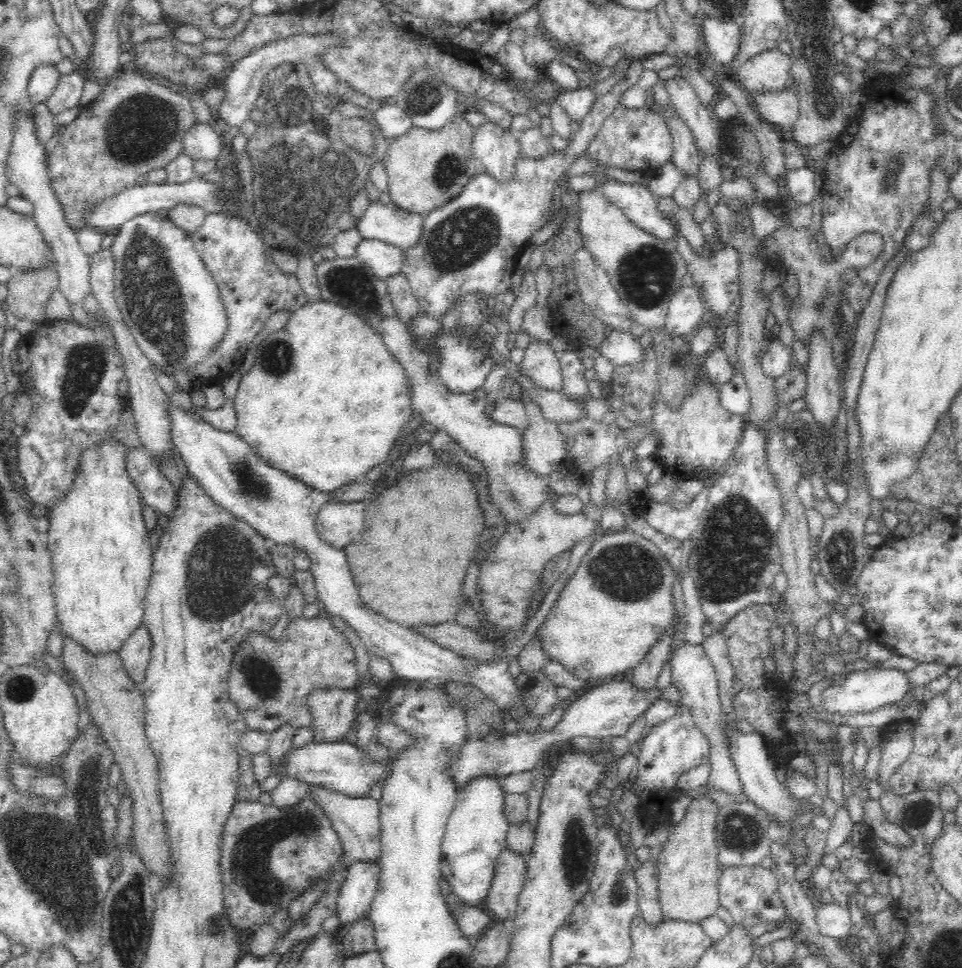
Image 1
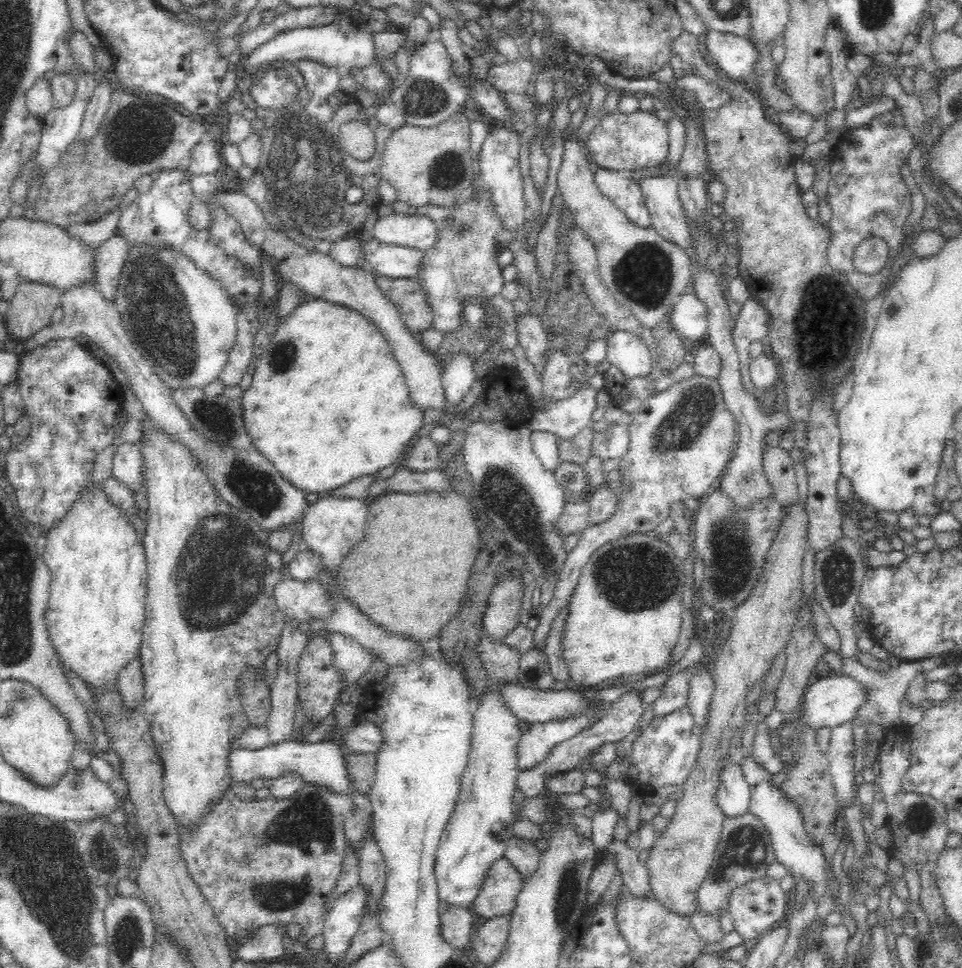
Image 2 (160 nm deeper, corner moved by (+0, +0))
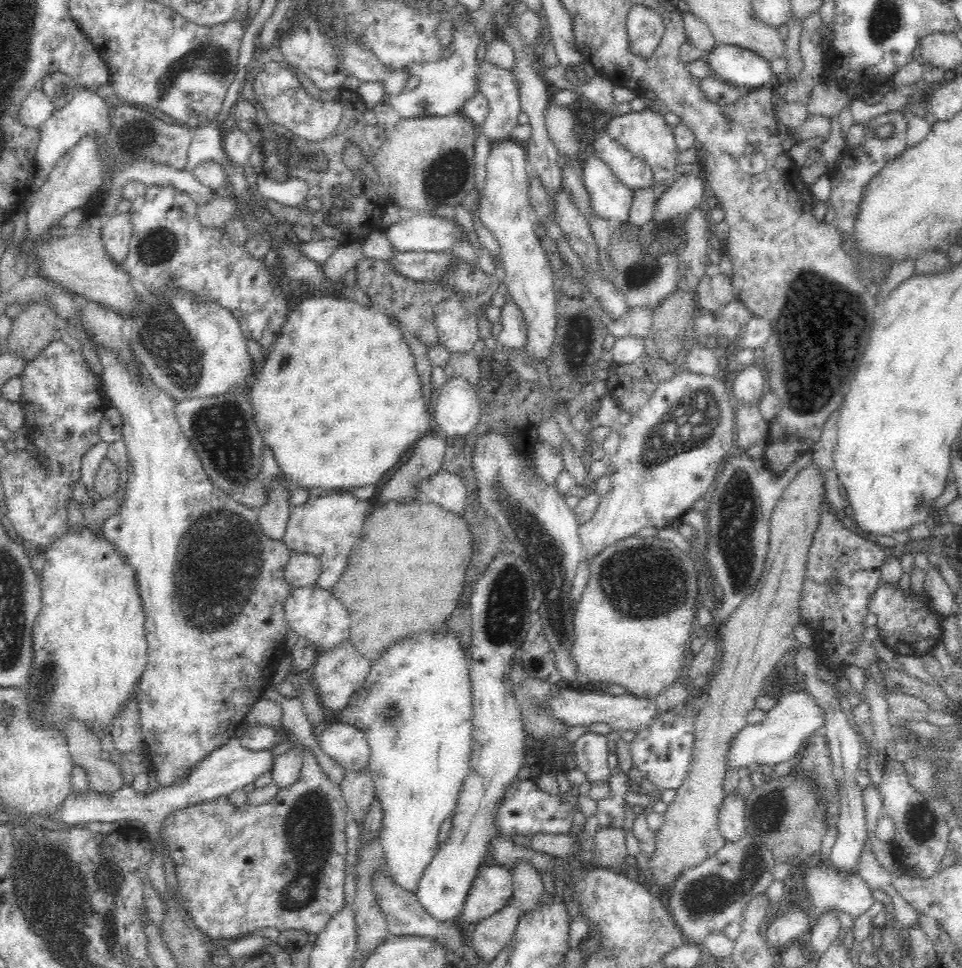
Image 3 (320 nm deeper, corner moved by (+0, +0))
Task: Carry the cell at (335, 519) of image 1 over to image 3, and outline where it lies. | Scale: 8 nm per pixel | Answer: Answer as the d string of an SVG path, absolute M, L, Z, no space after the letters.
M351 492L310 495L304 504L291 508L286 536L282 542L292 552L317 556L321 562L321 573L318 575L317 584L321 588L331 589L346 568L351 550L361 537L368 513L368 502L355 497Z

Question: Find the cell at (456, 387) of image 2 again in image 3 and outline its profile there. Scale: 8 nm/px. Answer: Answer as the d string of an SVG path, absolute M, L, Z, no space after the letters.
M454 375L444 382L444 386L438 389L433 397L430 411L438 424L438 432L447 440L453 439L454 436L464 436L470 433L477 423L480 402L475 388L466 378Z

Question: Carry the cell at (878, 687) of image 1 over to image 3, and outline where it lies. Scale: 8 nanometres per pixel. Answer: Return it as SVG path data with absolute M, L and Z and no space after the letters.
M810 689L783 695L779 698L778 704L766 712L762 722L748 725L734 736L727 768L733 766L739 769L754 763L774 766L790 760L803 748L806 740L812 734L821 732L824 726L826 726L826 709Z

